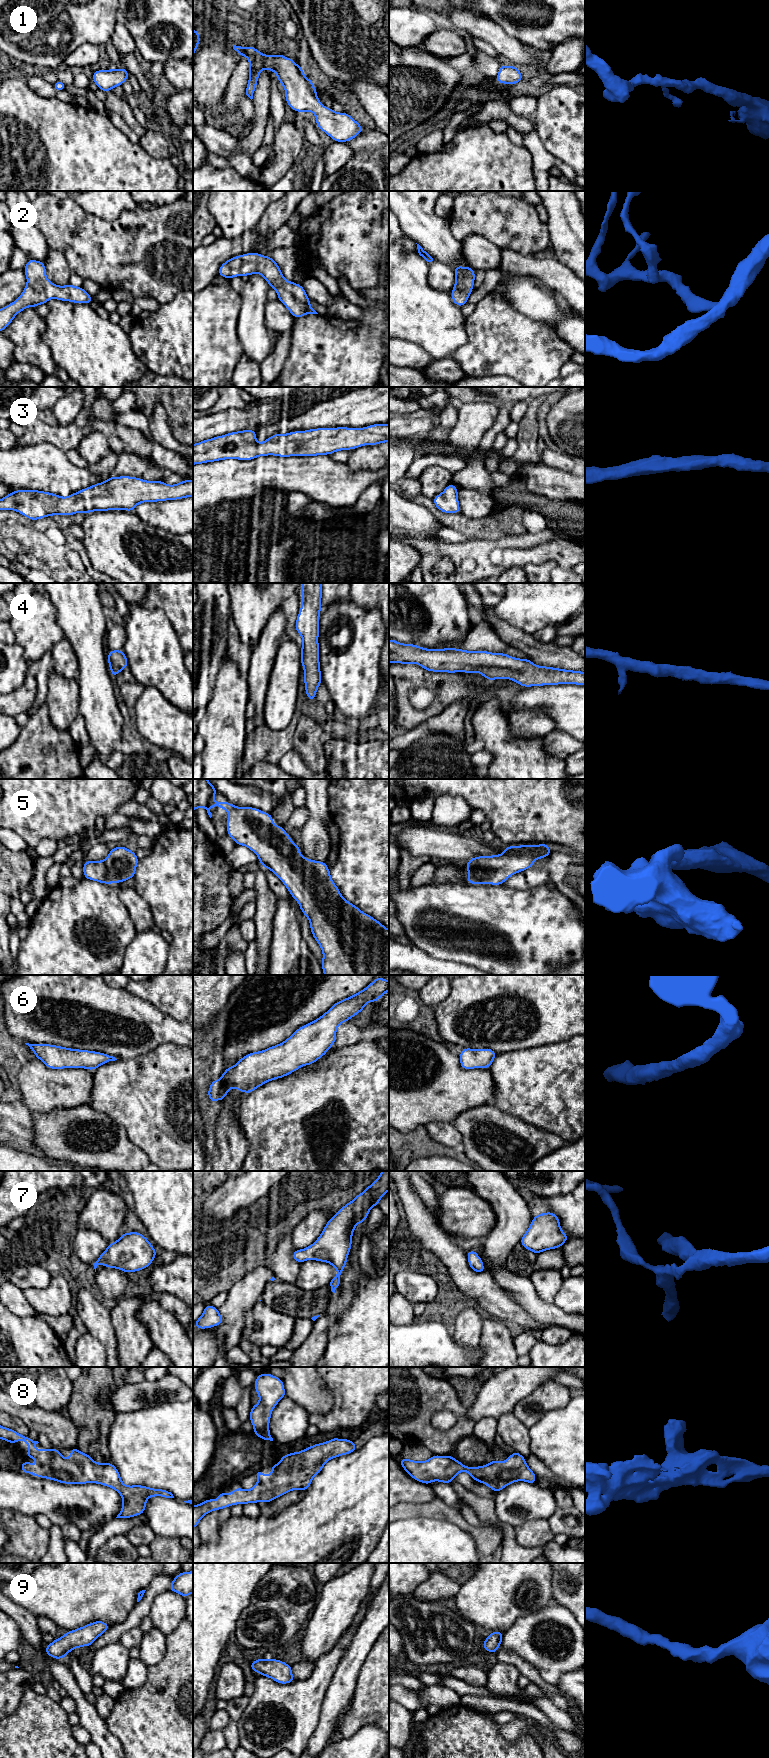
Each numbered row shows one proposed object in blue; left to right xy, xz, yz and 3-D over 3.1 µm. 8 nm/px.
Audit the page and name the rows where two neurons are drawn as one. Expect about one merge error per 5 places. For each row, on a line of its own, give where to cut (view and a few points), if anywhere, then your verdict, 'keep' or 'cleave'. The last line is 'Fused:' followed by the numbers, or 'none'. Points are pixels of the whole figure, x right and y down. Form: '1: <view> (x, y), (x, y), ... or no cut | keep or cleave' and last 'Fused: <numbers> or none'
1: no cut | keep
2: no cut | keep
3: no cut | keep
4: no cut | keep
5: no cut | keep
6: no cut | keep
7: no cut | keep
8: no cut | keep
9: no cut | keep
Fused: none

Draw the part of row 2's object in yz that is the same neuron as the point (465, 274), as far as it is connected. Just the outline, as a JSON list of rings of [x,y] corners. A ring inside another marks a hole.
[[[456,265],[454,272],[456,280],[451,297],[455,305],[462,307],[468,302],[468,298],[473,291],[475,271],[470,266]]]

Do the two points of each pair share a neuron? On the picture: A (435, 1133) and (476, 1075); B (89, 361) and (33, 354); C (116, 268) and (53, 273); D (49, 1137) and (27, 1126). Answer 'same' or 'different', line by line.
A: different
B: different
C: different
D: different

